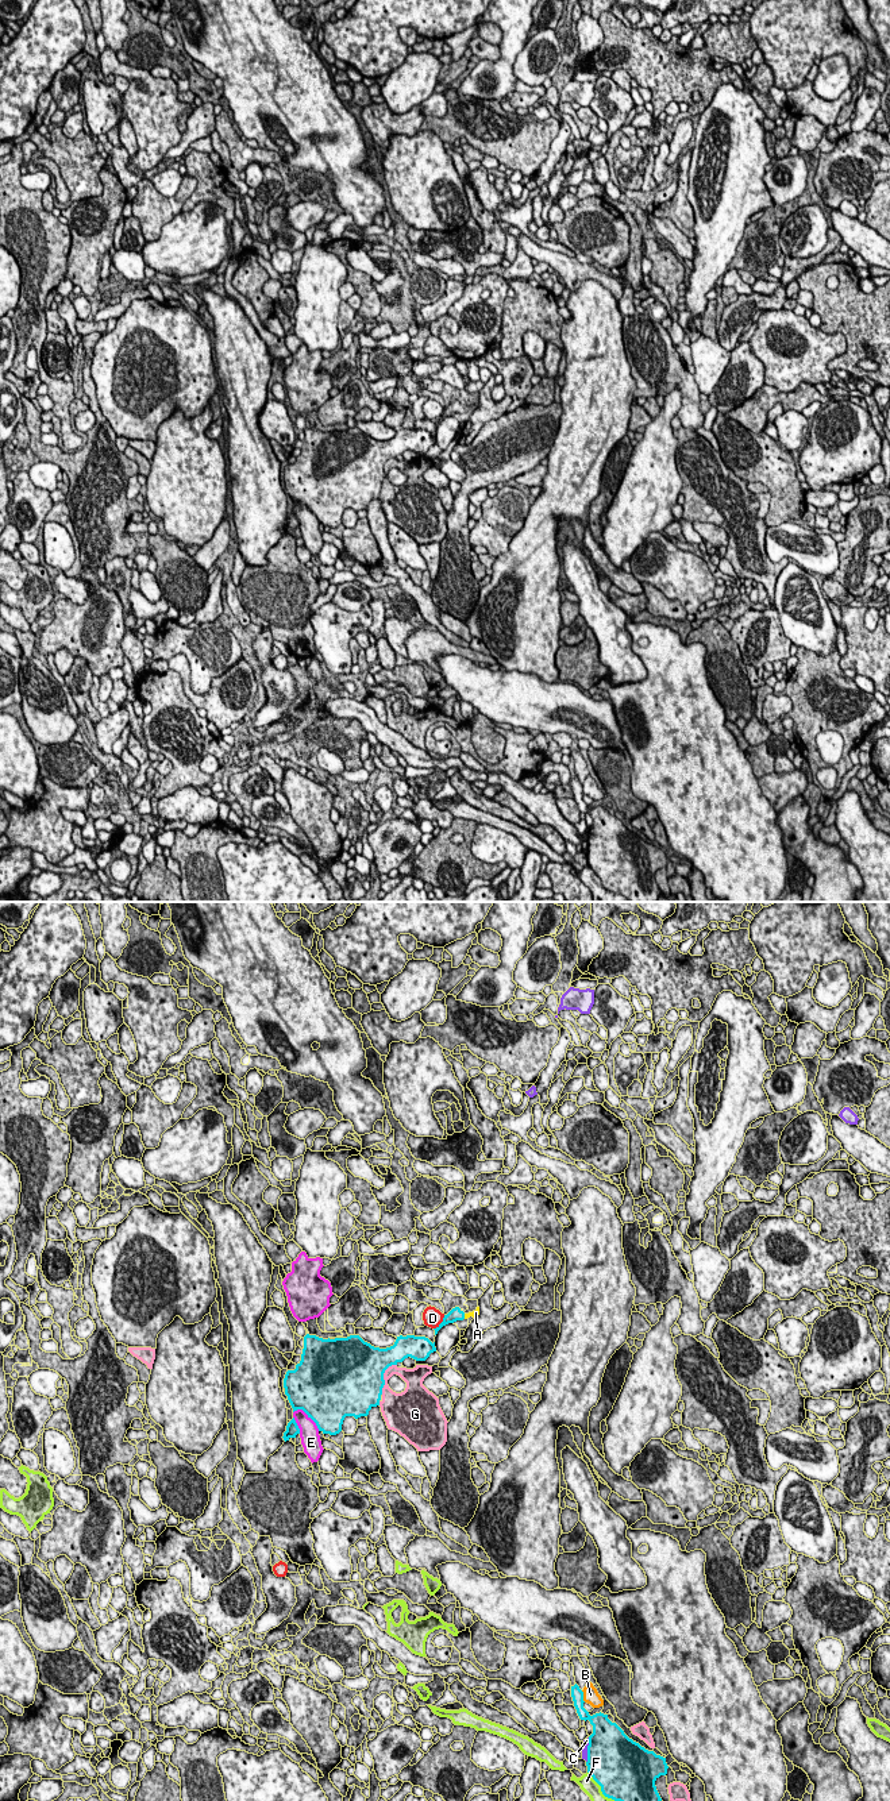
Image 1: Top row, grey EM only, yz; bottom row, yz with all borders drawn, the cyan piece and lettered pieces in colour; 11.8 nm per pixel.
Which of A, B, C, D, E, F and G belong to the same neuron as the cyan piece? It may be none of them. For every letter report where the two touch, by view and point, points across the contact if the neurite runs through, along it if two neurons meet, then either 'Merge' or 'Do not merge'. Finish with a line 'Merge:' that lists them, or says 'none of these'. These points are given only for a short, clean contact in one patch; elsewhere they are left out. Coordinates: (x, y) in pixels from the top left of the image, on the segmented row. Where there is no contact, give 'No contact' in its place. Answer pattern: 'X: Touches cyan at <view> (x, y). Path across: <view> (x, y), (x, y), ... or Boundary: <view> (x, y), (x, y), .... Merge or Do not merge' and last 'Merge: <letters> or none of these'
A: Touches cyan at yz (463, 1316). Path across: yz (455, 1314), (463, 1316), (476, 1312). Merge
B: Touches cyan at yz (582, 1696). Do not merge
C: Touches cyan at yz (588, 1750). Do not merge
D: Touches cyan at yz (442, 1322). Do not merge
E: Touches cyan at yz (308, 1416). Do not merge
F: Touches cyan at yz (601, 1789). Do not merge
G: Touches cyan at yz (382, 1377). Do not merge
Merge: A

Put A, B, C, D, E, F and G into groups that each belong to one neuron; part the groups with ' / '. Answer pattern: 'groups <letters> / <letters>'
groups A / B / C / D / E / F / G

